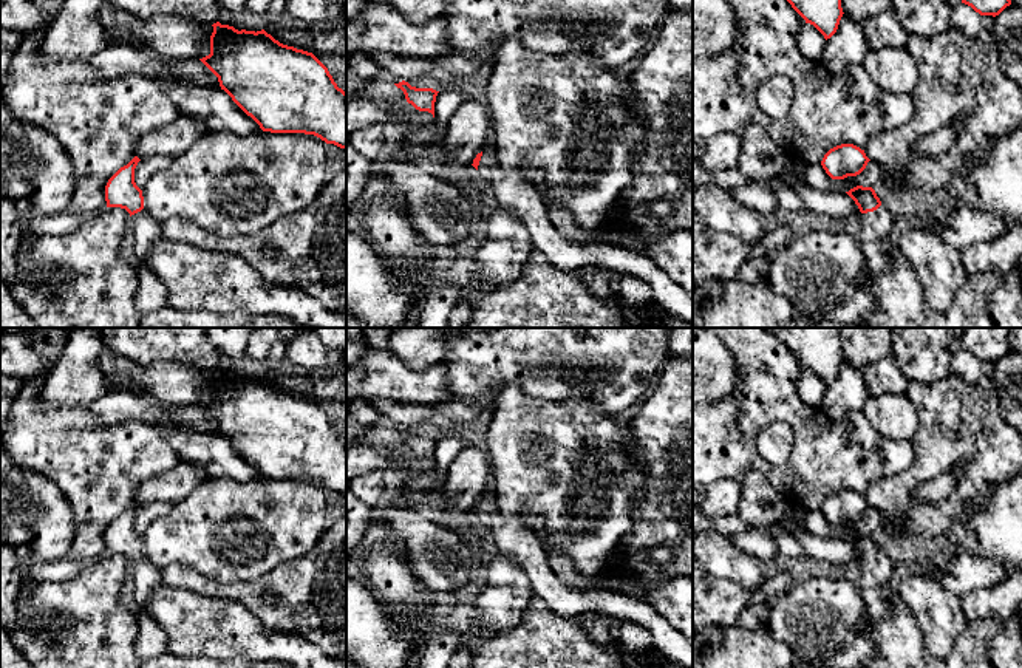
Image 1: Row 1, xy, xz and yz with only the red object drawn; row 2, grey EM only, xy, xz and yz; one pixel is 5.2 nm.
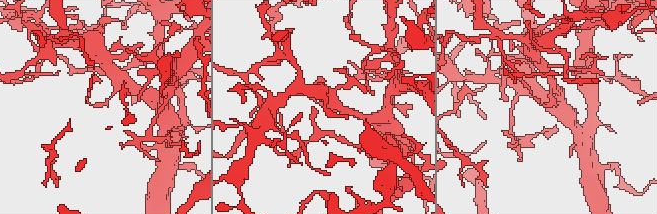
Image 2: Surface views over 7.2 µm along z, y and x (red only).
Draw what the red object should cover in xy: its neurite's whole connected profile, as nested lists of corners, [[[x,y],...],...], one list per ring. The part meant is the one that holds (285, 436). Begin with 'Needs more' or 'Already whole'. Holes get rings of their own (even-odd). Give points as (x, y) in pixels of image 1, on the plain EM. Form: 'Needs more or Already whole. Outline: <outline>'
Already whole. Outline: [[[220,368],[212,373],[210,400],[199,407],[263,478],[314,481],[346,496],[346,439],[312,399],[283,391],[264,376],[238,377]]]

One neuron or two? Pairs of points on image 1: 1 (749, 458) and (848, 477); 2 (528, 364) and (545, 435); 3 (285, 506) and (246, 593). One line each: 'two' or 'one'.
1: one
2: two
3: two

